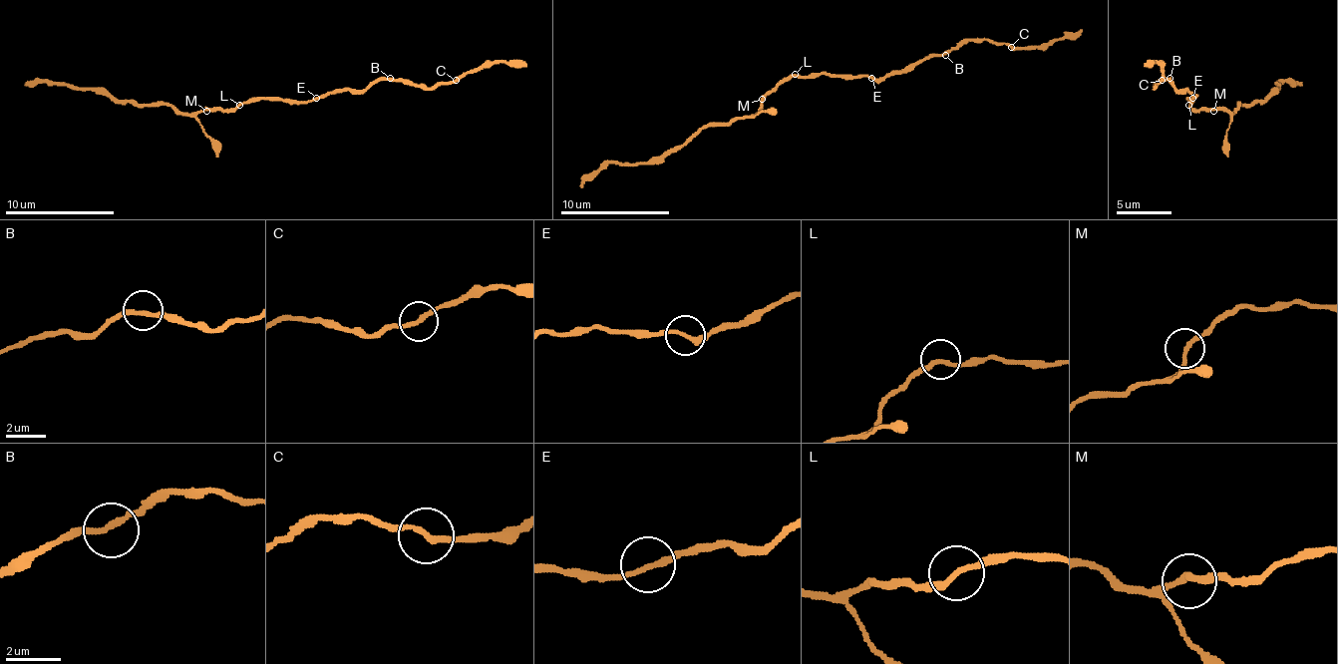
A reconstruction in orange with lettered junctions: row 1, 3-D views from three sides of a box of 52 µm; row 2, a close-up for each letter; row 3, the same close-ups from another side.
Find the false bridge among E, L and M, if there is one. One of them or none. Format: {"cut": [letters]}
{"cut": ["E"]}

